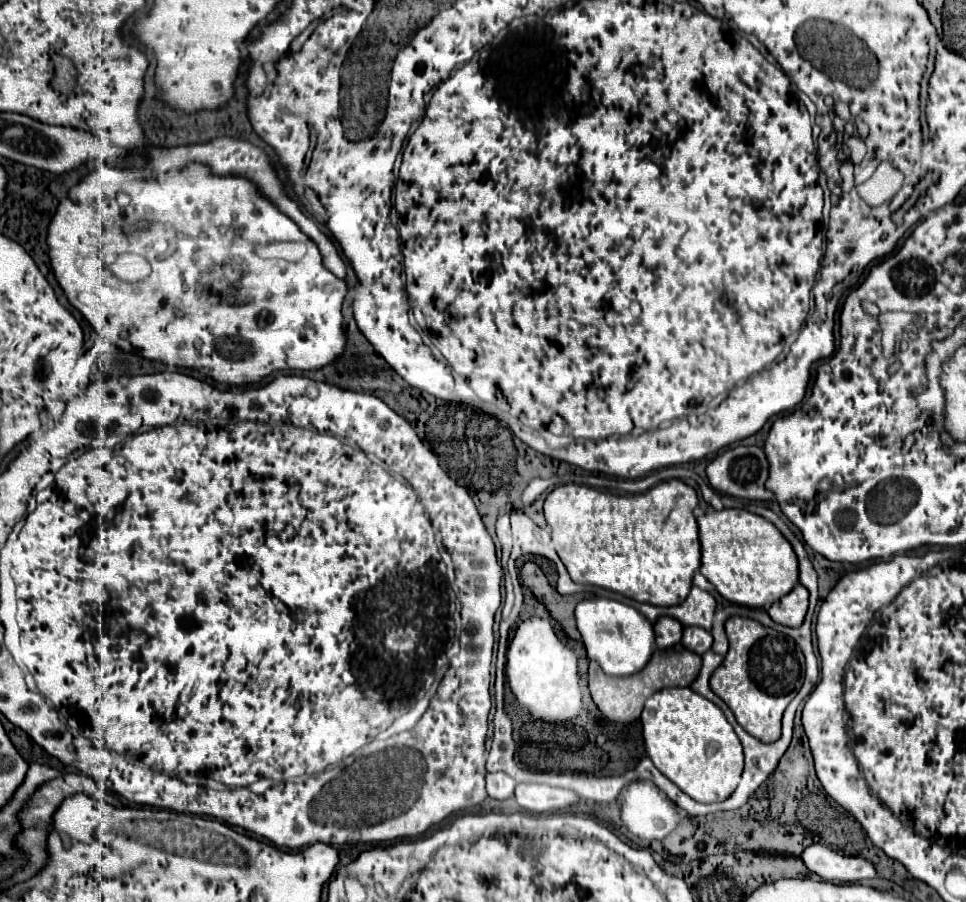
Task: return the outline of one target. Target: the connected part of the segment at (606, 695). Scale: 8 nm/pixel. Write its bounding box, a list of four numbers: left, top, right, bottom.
[589,644,701,722]

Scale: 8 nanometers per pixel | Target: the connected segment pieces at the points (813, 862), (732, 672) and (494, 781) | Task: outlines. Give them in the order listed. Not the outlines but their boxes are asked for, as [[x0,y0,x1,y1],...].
[[801,844,875,882],[711,618,803,742],[487,771,517,800]]

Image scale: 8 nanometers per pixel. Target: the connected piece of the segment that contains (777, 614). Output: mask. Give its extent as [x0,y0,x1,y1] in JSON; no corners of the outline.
[767,584,809,628]

